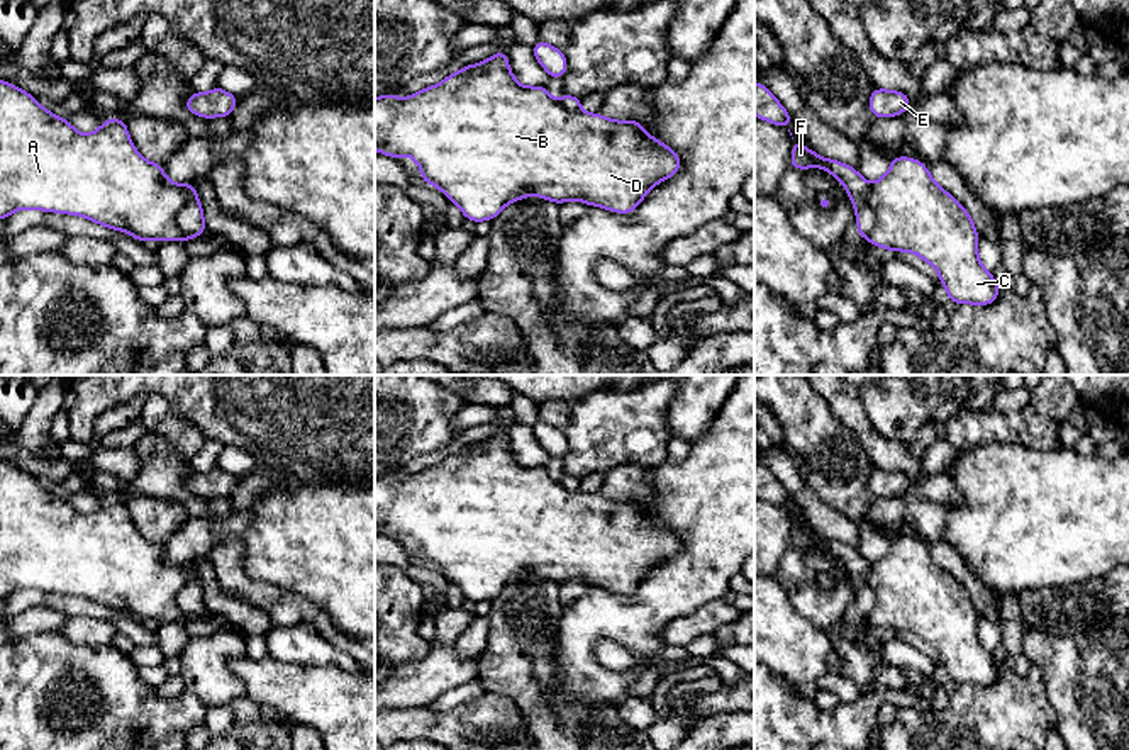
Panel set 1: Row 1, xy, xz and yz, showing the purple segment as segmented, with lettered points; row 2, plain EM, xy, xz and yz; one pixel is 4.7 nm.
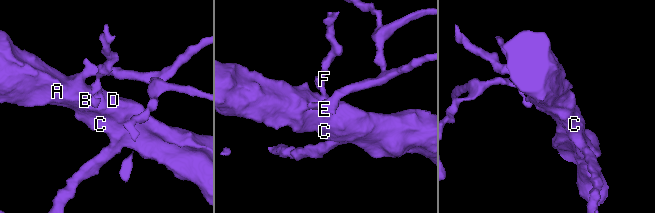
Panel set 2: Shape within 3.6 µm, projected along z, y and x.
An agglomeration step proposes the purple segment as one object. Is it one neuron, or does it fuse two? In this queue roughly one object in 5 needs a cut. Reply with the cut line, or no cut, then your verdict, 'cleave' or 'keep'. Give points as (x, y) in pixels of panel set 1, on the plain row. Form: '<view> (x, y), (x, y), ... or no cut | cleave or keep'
xy (182, 565), (187, 582), (177, 604), (195, 615) | cleave

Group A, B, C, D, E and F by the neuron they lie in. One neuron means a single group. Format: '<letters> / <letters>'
A B C D E / F

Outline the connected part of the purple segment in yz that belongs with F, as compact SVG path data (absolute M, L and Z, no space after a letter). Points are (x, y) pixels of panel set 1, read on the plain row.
M793 519L790 548L809 550L815 545L820 550L829 551L844 565L856 590L856 614L859 618L868 618L875 602L873 590L868 584L870 563L858 553L856 548L848 546L834 538L822 538L815 531L807 529L800 521Z

